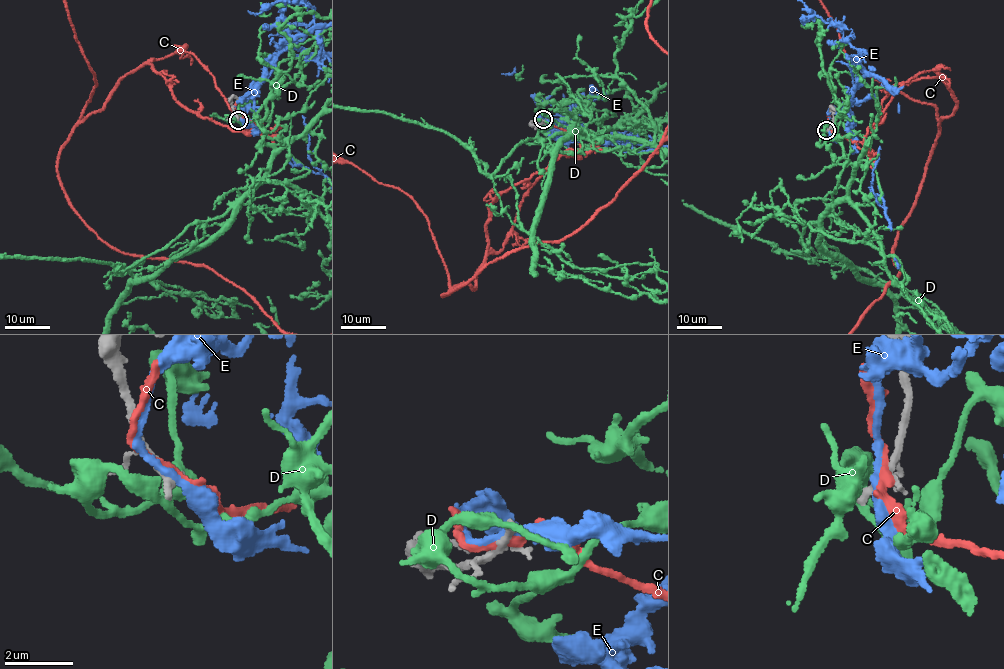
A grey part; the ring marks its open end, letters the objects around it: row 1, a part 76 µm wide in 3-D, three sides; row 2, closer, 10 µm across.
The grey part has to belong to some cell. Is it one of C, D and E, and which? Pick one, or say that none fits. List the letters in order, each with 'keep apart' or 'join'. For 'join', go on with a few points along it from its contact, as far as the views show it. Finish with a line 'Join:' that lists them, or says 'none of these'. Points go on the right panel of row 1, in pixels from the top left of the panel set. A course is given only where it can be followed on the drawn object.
C: keep apart
D: keep apart
E: keep apart
Join: none of these

